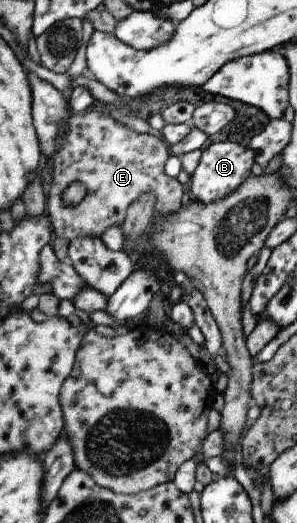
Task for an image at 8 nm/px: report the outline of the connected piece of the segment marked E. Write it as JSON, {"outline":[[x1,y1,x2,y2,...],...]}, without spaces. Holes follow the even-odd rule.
{"outline":[[24,68,24,72,28,74,28,82,30,82,32,91,33,123,40,142,42,157,45,159,44,162,50,158,49,160,54,166,52,168,52,185,47,198,46,214,49,217,50,224,52,224,52,232,58,238,66,238,66,240,72,241,74,238,82,236,101,237,106,228,121,226,130,204,140,194,152,192,152,190,156,194,155,214,172,214,172,212,176,212,180,208,182,205,183,184,176,178,168,176,164,171,164,164,172,154,168,144,158,133,137,133,131,127,114,119,114,117,94,110,80,112,80,114,76,114,74,111,70,112,68,100,50,82,38,78,28,68],[64,124,68,126,68,132,66,132,66,136,62,140,62,146,56,146,60,126,64,126],[72,182,82,182,86,186,86,190,88,190,86,198,78,206,68,206,62,200,62,192]]}

